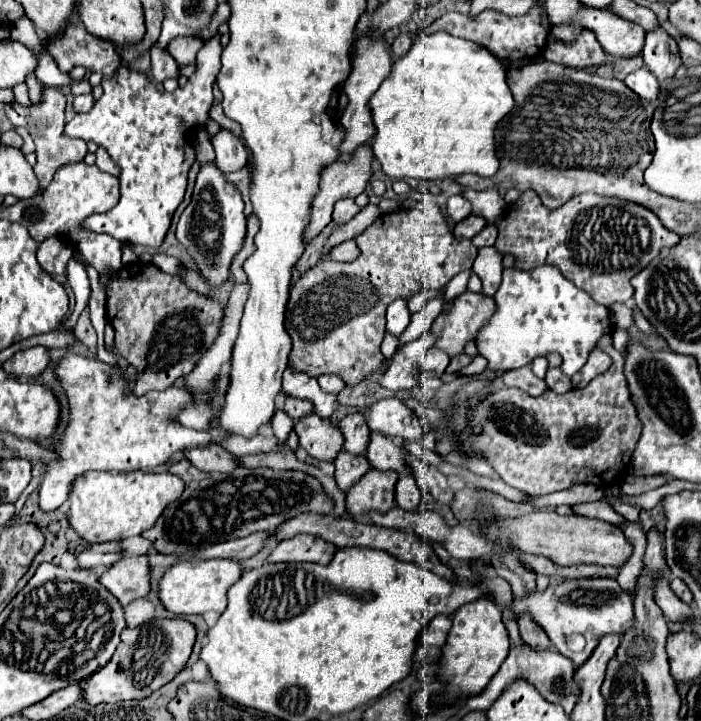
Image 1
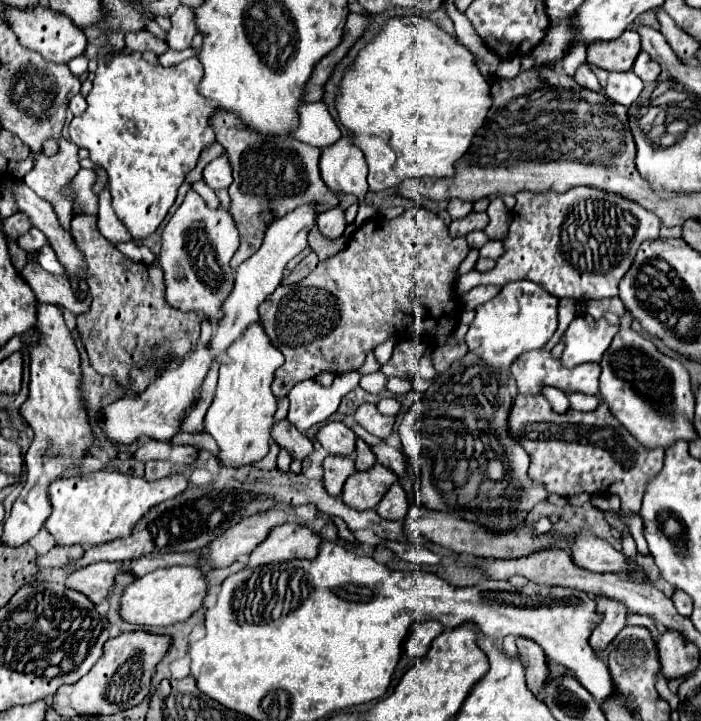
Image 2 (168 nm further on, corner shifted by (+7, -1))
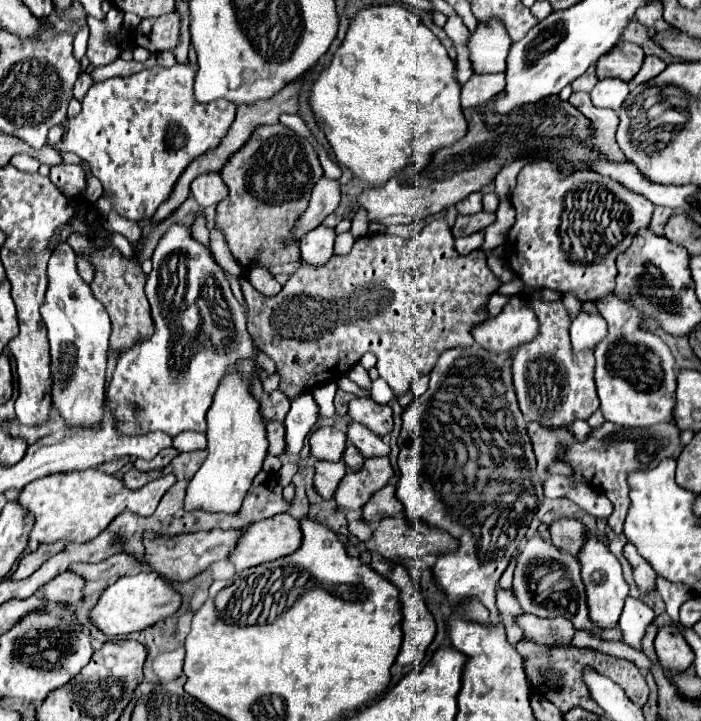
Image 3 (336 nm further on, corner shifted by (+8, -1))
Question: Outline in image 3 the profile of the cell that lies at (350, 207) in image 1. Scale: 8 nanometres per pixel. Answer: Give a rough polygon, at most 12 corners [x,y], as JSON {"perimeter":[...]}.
{"perimeter":[[324,224],[300,240],[302,262],[314,266],[334,254],[336,230]]}

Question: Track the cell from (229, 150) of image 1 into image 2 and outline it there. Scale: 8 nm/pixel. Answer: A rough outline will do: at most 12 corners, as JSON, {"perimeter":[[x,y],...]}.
{"perimeter":[[227,156],[205,166],[203,182],[213,190],[233,182]]}

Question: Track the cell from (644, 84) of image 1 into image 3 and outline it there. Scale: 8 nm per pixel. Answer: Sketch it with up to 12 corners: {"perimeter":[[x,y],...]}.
{"perimeter":[[600,80],[590,92],[594,106],[618,110],[630,84]]}

